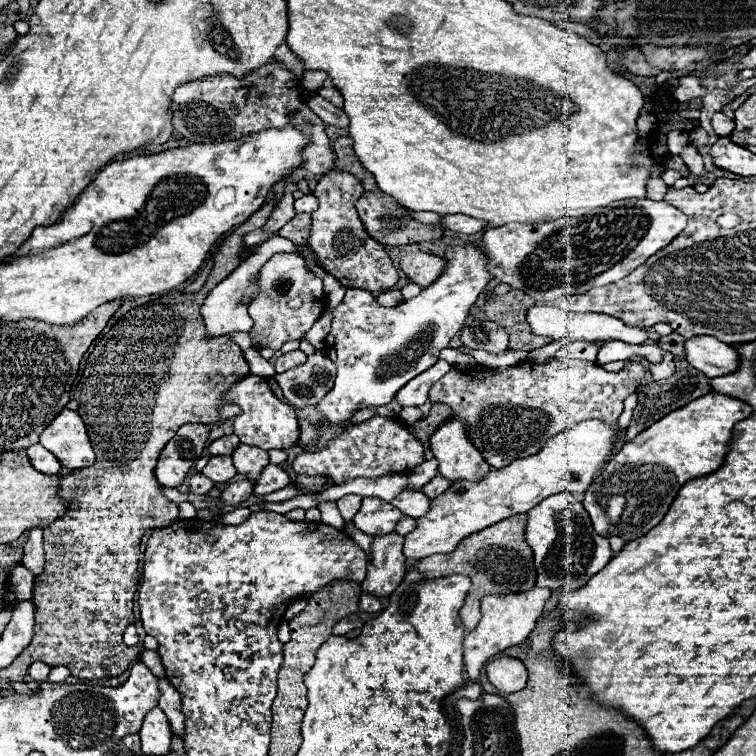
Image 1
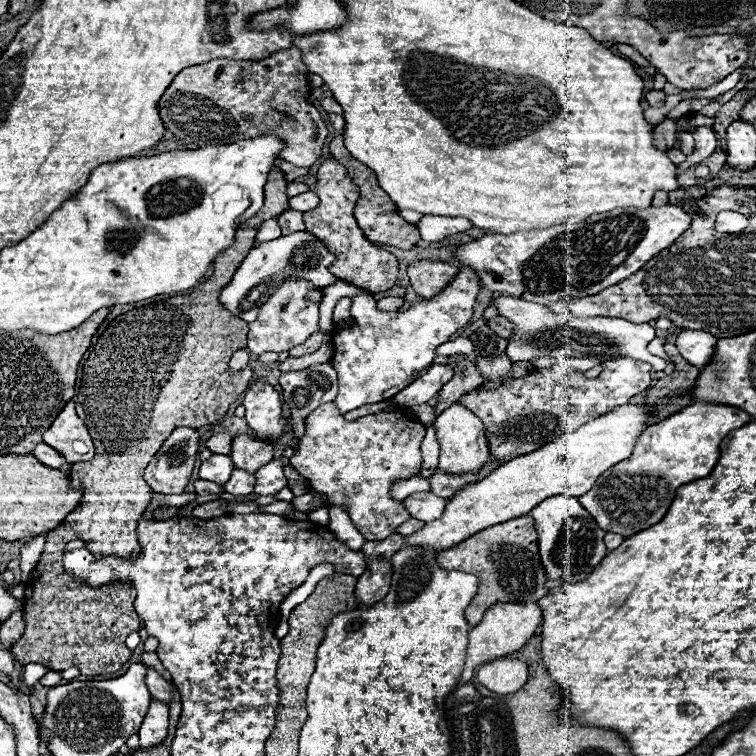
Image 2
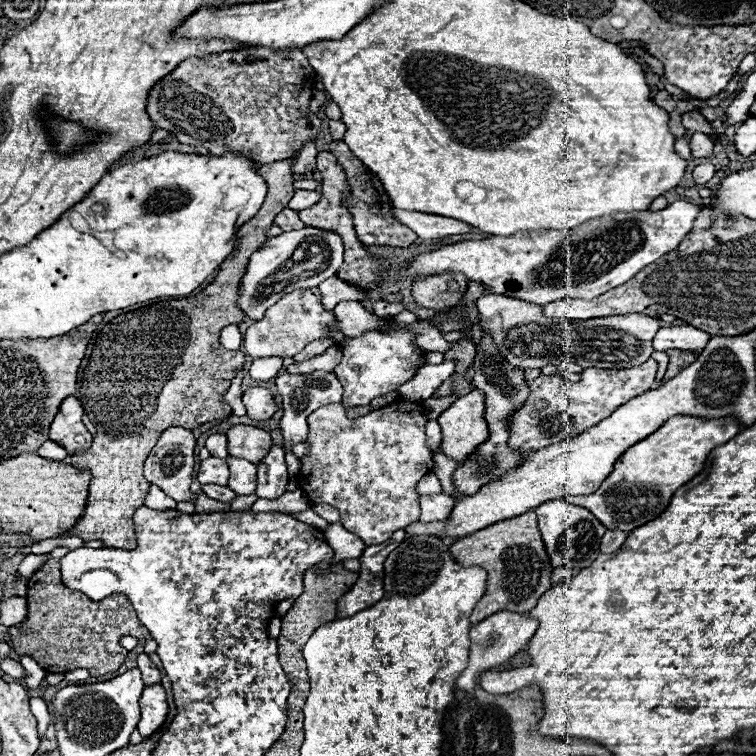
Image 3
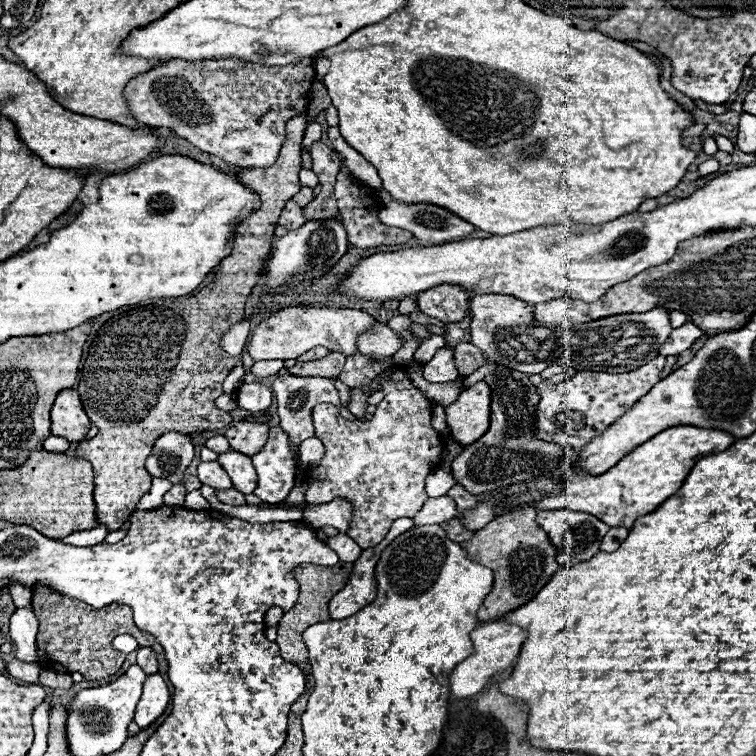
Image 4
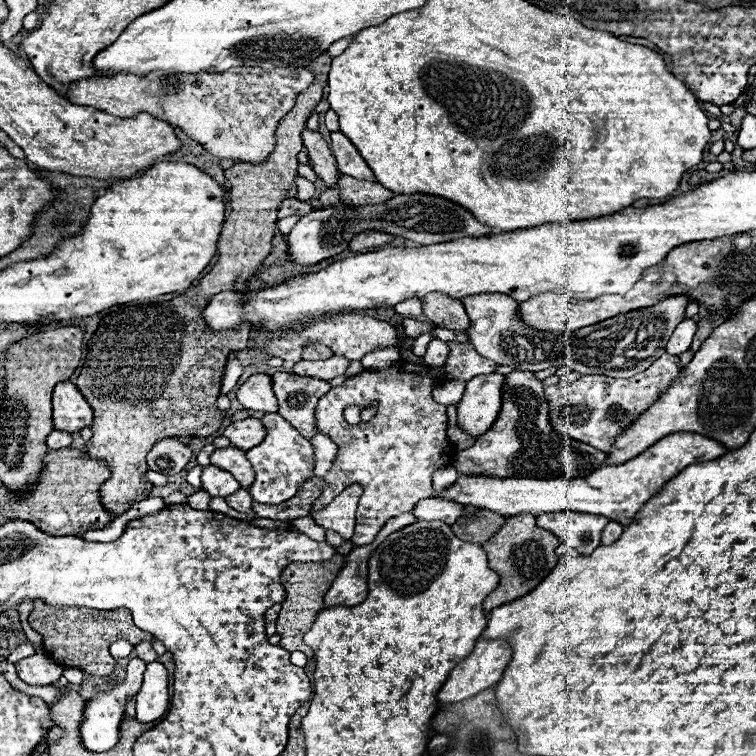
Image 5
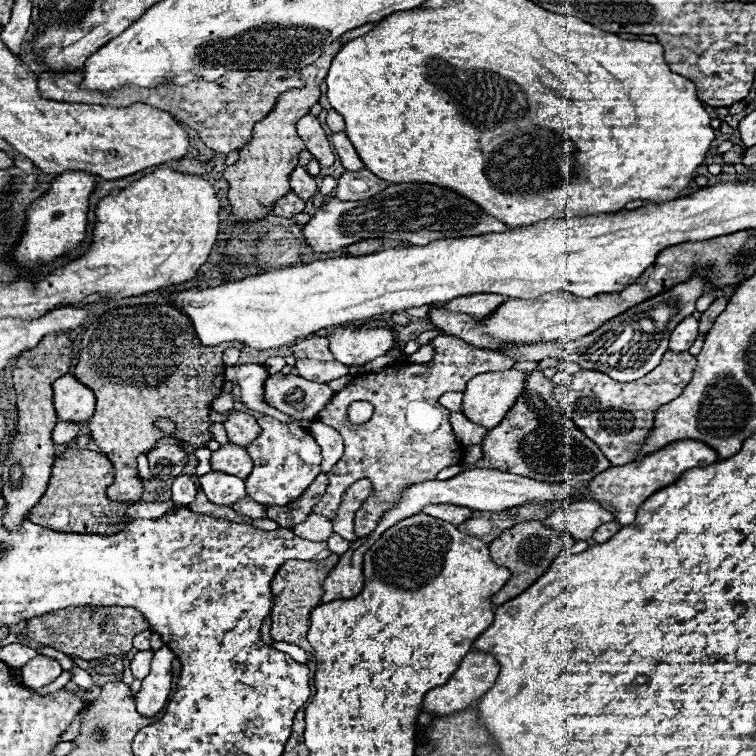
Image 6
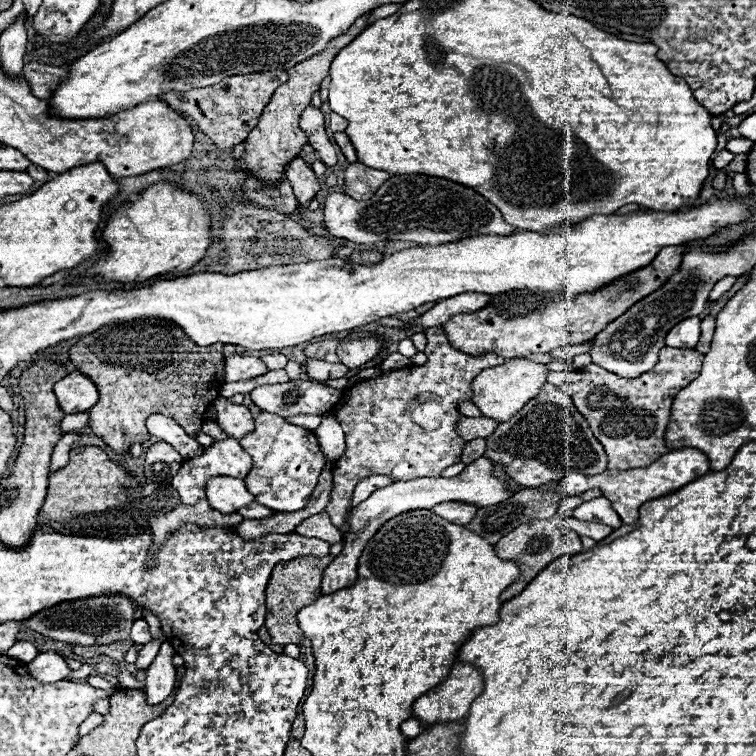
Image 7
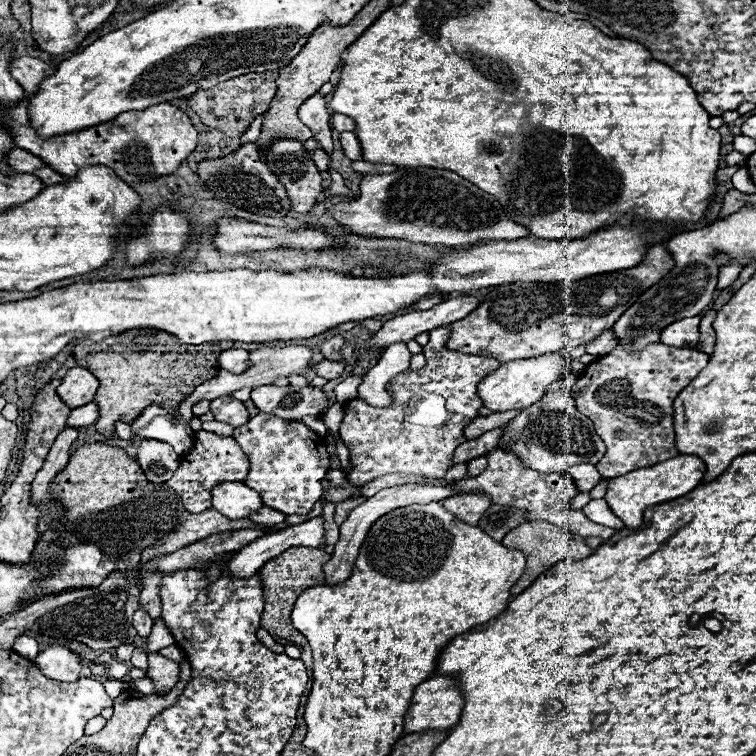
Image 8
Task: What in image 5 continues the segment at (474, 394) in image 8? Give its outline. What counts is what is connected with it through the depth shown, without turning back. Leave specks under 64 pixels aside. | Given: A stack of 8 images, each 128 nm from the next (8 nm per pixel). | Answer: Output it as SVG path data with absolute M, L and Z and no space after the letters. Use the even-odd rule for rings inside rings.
M446 342L450 348L450 354L444 362L444 366L440 368L428 368L424 364L394 364L386 370L378 370L378 372L362 372L360 376L354 376L350 380L346 380L342 386L334 386L326 396L320 398L318 406L316 406L316 424L318 430L328 434L336 444L338 444L338 456L332 464L332 470L324 476L324 490L318 496L318 500L312 504L312 512L318 512L322 508L326 508L336 494L340 494L344 488L352 486L352 484L362 484L364 486L364 494L360 498L358 504L358 512L356 512L356 532L350 538L354 546L360 544L370 544L376 534L380 532L380 528L394 516L400 516L404 512L412 512L412 508L416 506L416 502L420 502L422 498L430 498L434 496L434 488L432 488L432 474L444 466L448 466L454 458L454 448L446 436L446 408L438 402L434 402L432 398L432 390L444 382L450 380L460 380L460 382L468 382L474 376L480 374L492 374L500 364L496 364L494 360L482 358L472 342ZM372 400L378 402L376 406L376 416L370 422L360 422L360 424L346 424L344 420L344 408L358 404L358 406L368 406Z

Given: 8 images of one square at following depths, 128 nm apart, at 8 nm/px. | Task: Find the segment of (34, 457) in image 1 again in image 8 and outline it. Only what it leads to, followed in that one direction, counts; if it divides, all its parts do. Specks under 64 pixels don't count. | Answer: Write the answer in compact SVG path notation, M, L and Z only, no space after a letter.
M90 402L86 406L80 406L80 408L74 408L70 418L68 418L68 426L74 426L74 428L84 428L84 426L90 426L98 420L100 412L98 412L98 404L96 402Z

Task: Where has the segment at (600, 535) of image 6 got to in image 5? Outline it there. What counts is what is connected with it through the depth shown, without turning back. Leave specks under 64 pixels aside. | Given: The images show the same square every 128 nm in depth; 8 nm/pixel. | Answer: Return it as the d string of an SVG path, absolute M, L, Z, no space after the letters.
M608 522L606 528L604 528L604 532L602 532L602 544L612 544L612 542L616 542L616 540L620 538L622 530L624 530L624 526L620 526L618 522Z

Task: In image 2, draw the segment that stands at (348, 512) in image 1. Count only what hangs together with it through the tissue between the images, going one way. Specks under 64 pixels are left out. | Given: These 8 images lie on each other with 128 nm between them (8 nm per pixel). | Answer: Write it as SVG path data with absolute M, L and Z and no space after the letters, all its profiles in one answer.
M330 508L330 522L328 522L328 530L336 536L336 540L342 544L346 544L352 550L362 550L364 546L364 536L360 536L360 532L356 532L354 524L348 520L348 514L344 512L344 508Z

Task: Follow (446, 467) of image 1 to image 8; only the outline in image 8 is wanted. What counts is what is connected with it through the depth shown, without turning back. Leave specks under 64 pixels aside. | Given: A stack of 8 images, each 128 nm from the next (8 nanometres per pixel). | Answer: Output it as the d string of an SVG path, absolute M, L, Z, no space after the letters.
M556 352L556 354L522 358L522 360L512 360L508 364L502 364L496 372L488 374L478 384L480 398L484 400L484 406L490 408L492 412L506 412L506 410L514 410L514 408L522 410L526 406L532 406L546 394L546 388L566 372L568 362L570 362L570 356Z

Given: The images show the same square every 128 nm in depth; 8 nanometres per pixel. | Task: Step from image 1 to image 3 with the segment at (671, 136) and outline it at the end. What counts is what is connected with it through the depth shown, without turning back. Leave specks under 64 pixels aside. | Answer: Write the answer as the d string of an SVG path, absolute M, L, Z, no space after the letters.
M694 132L692 134L692 158L710 158L714 154L714 142L702 134Z

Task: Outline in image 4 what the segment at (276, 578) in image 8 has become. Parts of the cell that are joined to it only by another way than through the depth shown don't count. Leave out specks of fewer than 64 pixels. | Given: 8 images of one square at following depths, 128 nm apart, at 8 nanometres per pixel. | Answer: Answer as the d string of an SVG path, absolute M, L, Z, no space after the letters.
M338 562L334 566L316 566L316 564L300 564L294 568L294 578L300 584L300 596L298 602L294 604L292 610L288 610L280 624L278 624L278 638L276 644L280 646L280 654L284 660L288 662L298 662L300 668L304 670L304 674L310 674L308 670L308 648L302 640L302 632L316 624L316 622L324 622L330 618L328 614L328 600L344 586L344 580L352 574L352 564L350 562Z

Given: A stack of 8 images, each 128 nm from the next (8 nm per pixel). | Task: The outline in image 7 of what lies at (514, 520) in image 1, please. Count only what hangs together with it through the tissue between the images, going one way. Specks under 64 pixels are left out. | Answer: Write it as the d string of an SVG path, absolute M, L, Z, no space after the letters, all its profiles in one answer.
M562 514L554 516L552 520L534 520L534 522L522 524L516 530L512 530L510 534L506 534L494 548L496 548L496 554L500 558L516 560L516 564L520 566L520 578L502 592L500 600L510 600L510 598L518 596L528 586L528 582L532 578L536 578L538 572L542 572L550 562L554 562L562 556L568 556L568 554L580 554L584 550L582 542L580 542L580 536L564 524Z

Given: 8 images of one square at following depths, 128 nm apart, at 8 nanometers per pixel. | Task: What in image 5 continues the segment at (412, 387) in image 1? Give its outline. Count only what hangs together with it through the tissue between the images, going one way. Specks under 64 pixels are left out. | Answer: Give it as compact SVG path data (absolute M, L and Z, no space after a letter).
M432 340L432 342L428 344L426 354L422 356L422 360L424 360L424 364L428 364L430 368L438 368L440 364L444 364L446 356L448 356L448 346L446 346L446 342L442 342L442 340Z

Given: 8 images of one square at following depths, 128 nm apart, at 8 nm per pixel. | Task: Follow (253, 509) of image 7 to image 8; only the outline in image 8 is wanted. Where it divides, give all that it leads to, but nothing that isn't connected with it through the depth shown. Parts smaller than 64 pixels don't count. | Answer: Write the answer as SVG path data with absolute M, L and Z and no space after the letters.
M260 508L260 512L256 516L252 516L252 522L262 524L262 526L278 526L286 520L286 516L282 512L272 512L272 508Z

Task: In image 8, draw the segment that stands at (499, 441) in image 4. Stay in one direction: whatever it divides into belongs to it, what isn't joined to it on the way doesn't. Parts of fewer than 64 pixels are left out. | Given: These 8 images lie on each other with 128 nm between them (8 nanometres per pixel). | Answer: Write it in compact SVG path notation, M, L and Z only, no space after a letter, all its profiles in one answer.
M546 392L542 400L522 410L506 428L498 448L512 448L528 468L544 474L560 474L576 464L598 464L606 452L604 442L594 432L592 422L578 412L574 398L562 392Z

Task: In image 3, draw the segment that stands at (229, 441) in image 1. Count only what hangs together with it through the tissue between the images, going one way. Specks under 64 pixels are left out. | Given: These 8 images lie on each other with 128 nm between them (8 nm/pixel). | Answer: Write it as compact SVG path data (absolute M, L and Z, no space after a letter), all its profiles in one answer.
M212 434L206 440L206 448L212 456L220 456L226 458L228 456L228 448L226 448L226 436L224 434Z

